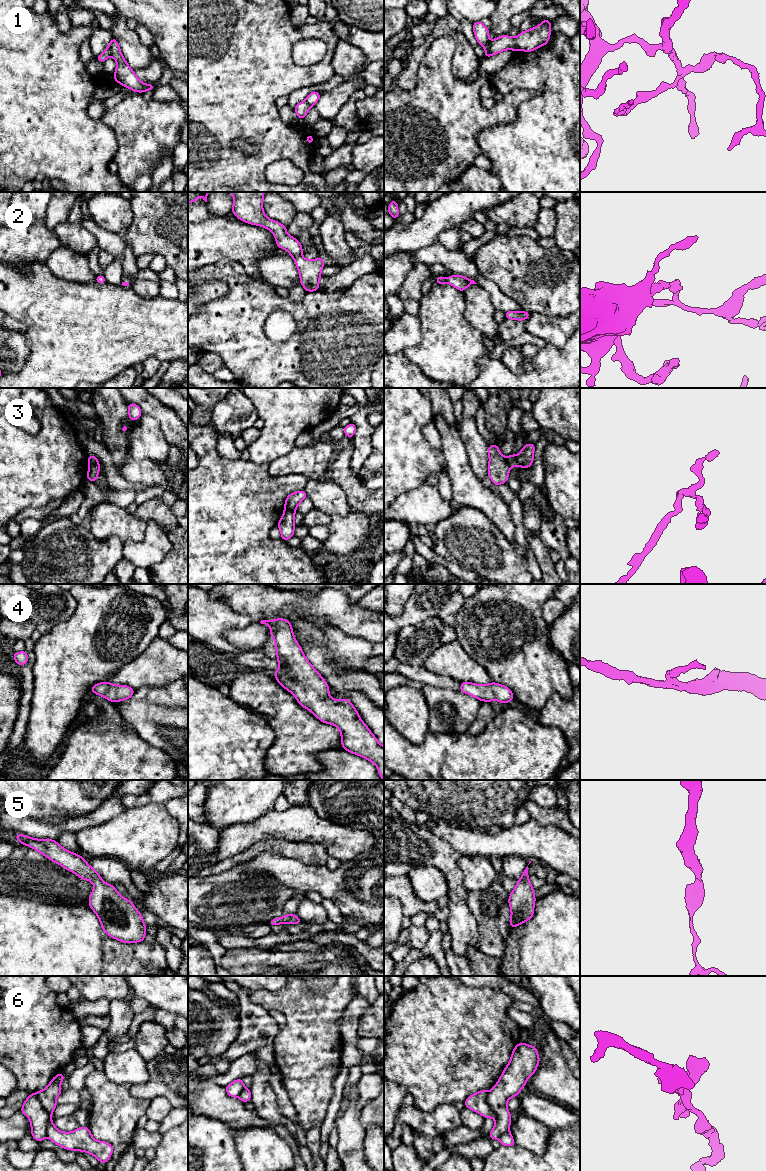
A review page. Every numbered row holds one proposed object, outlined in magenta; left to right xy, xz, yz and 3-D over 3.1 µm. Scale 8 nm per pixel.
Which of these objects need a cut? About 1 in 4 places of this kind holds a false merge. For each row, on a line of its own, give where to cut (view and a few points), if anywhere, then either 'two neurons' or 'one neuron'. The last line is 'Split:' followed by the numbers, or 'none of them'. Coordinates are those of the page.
1: yz (491, 42), (489, 55) | two neurons
2: no cut | one neuron
3: xz (284, 509), (290, 509), (294, 512) | two neurons
4: no cut | one neuron
5: no cut | one neuron
6: xy (33, 1093), (42, 1108), (49, 1115), (47, 1136) | two neurons
Split: 1, 3, 6

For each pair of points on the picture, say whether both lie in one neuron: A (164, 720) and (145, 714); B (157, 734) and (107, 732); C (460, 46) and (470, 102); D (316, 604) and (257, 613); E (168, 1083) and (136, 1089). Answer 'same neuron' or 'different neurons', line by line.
A: same neuron
B: different neurons
C: different neurons
D: same neuron
E: same neuron

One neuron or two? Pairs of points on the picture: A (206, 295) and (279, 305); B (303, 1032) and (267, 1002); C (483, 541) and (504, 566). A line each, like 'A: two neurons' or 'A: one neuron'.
A: two neurons
B: one neuron
C: one neuron

